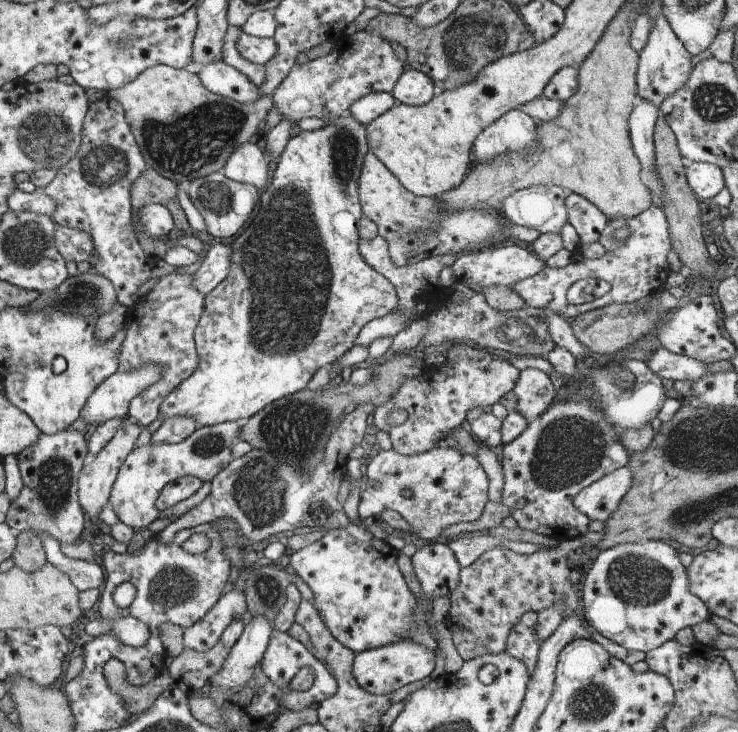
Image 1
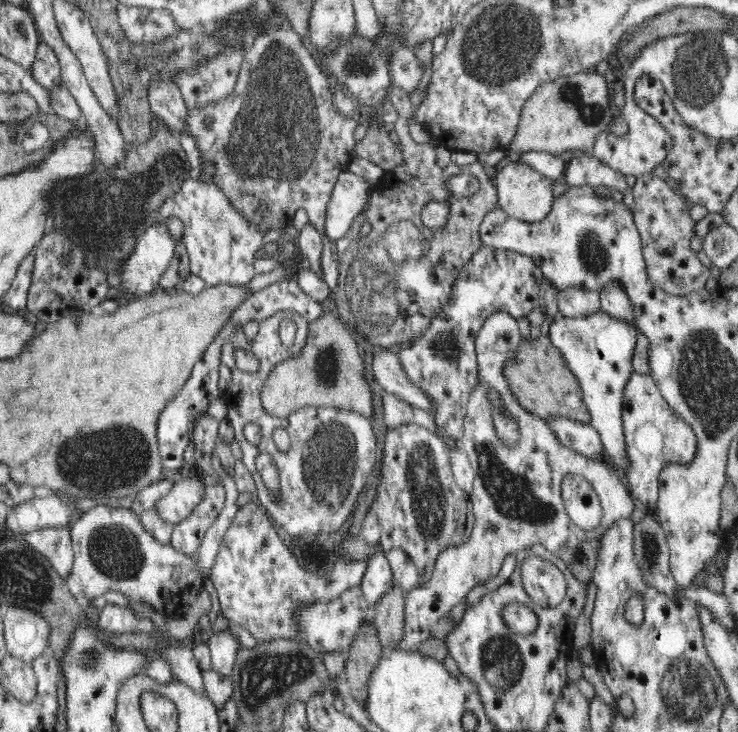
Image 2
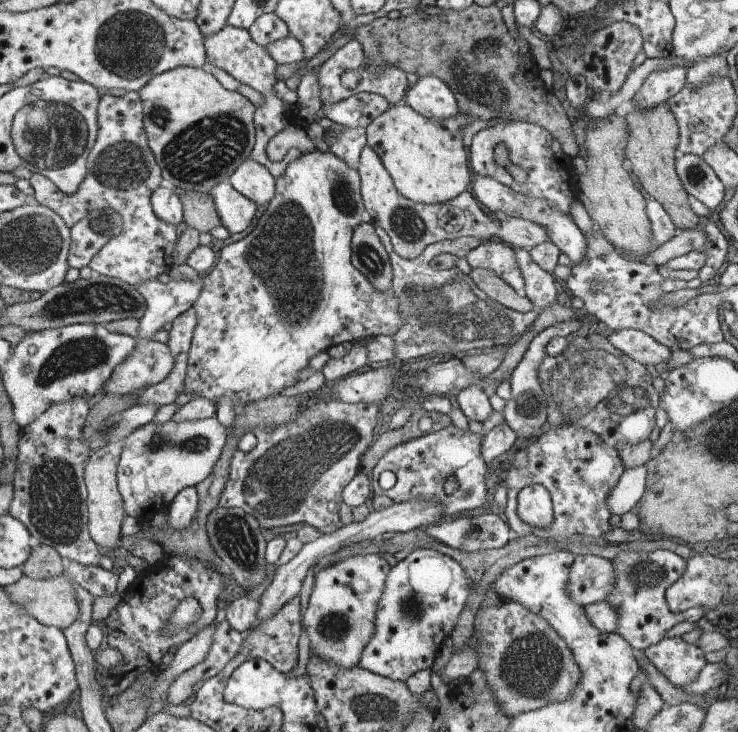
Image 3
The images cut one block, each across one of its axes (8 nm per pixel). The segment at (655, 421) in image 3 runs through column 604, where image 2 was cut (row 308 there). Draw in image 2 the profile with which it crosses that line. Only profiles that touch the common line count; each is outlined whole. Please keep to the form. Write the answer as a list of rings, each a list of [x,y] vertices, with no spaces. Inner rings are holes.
[[[393,87],[388,93],[388,102],[398,112],[399,118],[393,126],[399,147],[404,153],[404,162],[402,166],[396,166],[394,170],[386,172],[379,180],[375,190],[371,192],[367,211],[352,221],[352,228],[348,234],[332,247],[332,255],[338,263],[340,276],[338,284],[332,288],[336,289],[336,292],[332,294],[331,304],[336,306],[336,312],[346,327],[353,328],[360,336],[380,348],[398,346],[404,342],[412,344],[417,337],[422,336],[422,331],[428,327],[430,320],[449,300],[452,284],[462,267],[468,264],[471,256],[483,245],[479,229],[486,213],[498,207],[496,187],[490,181],[491,170],[478,161],[463,166],[450,163],[446,168],[440,168],[437,165],[436,148],[428,144],[418,144],[410,136],[409,120],[413,116],[414,106],[410,103],[409,94],[398,87]],[[462,172],[478,179],[478,192],[466,198],[455,198],[447,191],[445,179],[448,176],[458,176]],[[430,202],[449,203],[446,226],[438,232],[426,228],[421,219],[422,208]],[[363,222],[368,224],[368,232],[364,232]]]

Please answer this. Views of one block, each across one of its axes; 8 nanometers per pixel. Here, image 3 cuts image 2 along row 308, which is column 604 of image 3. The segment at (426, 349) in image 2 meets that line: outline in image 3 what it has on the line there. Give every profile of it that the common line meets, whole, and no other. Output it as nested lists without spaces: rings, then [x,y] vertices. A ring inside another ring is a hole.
[[[549,419],[540,428],[540,432],[542,434],[530,440],[526,448],[516,452],[506,476],[504,485],[507,490],[507,506],[502,513],[513,536],[525,537],[532,534],[552,541],[558,536],[569,537],[574,534],[602,537],[612,529],[607,496],[626,469],[618,449],[608,445],[590,429],[572,425],[552,427]],[[533,484],[544,485],[553,500],[554,520],[545,529],[533,527],[517,515],[519,492]]]

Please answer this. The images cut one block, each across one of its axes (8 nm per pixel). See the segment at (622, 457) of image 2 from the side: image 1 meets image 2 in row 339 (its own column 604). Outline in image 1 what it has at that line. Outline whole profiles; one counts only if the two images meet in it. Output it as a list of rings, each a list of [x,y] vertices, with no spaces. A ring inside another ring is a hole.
[[[664,541],[619,544],[600,552],[584,580],[582,592],[585,620],[602,636],[630,651],[656,650],[669,640],[675,640],[682,628],[692,628],[712,615],[700,598],[690,592],[687,568],[678,559],[675,547]]]

